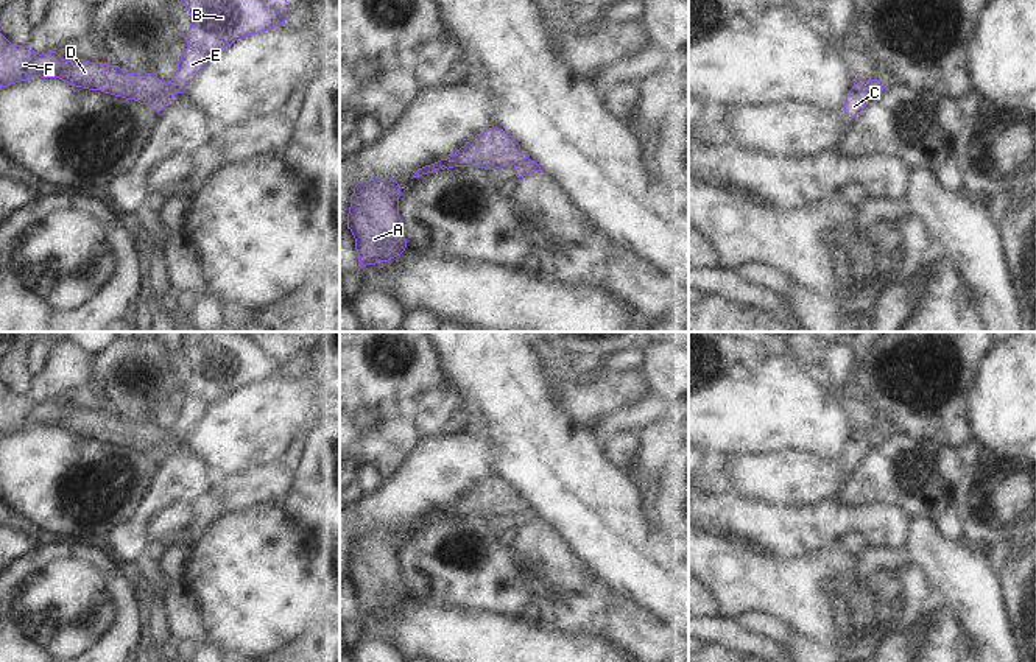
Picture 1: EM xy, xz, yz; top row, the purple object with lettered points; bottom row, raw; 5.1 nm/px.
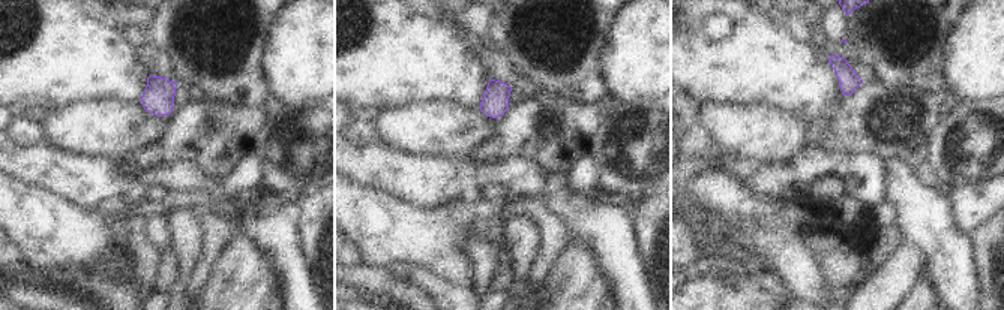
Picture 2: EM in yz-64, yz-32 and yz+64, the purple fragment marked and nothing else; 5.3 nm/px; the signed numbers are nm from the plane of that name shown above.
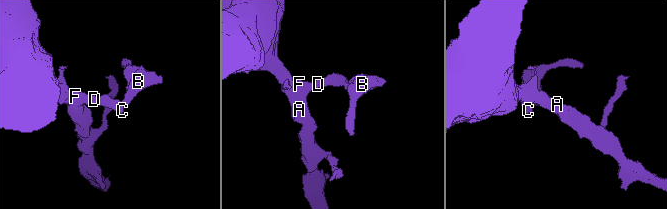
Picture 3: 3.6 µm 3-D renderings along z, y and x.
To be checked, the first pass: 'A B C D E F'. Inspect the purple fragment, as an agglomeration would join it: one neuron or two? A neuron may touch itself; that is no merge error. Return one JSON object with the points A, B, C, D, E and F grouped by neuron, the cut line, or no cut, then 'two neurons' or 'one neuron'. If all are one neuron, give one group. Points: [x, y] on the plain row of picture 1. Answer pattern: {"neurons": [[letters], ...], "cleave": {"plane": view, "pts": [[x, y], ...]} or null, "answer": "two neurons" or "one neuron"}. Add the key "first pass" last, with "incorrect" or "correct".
{"neurons": [["A", "C", "D", "F"], ["B", "E"]], "cleave": {"plane": "yz", "pts": [[863, 430], [865, 440], [870, 444]]}, "answer": "two neurons", "first pass": "incorrect"}

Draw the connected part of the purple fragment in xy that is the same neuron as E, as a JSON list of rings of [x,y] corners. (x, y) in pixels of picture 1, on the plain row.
[[[182,332],[181,350],[192,372],[182,385],[187,397],[168,431],[171,444],[182,442],[217,400],[290,368],[290,352],[274,336],[252,332]]]

